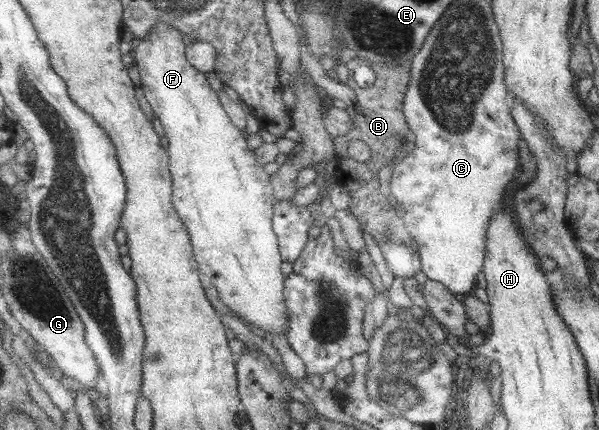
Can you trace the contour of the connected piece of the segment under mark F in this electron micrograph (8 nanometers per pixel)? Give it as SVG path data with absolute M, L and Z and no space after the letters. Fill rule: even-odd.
M166 22L156 24L150 35L136 39L131 51L134 64L140 70L145 97L169 139L168 150L174 177L173 202L188 226L200 272L211 279L224 305L262 329L269 340L270 331L287 333L291 315L287 295L284 294L287 284L287 279L282 277L284 257L273 227L276 201L270 173L264 171L255 149L248 145L246 133L231 120L219 92L214 91L208 77L188 61L189 39L176 28Z

